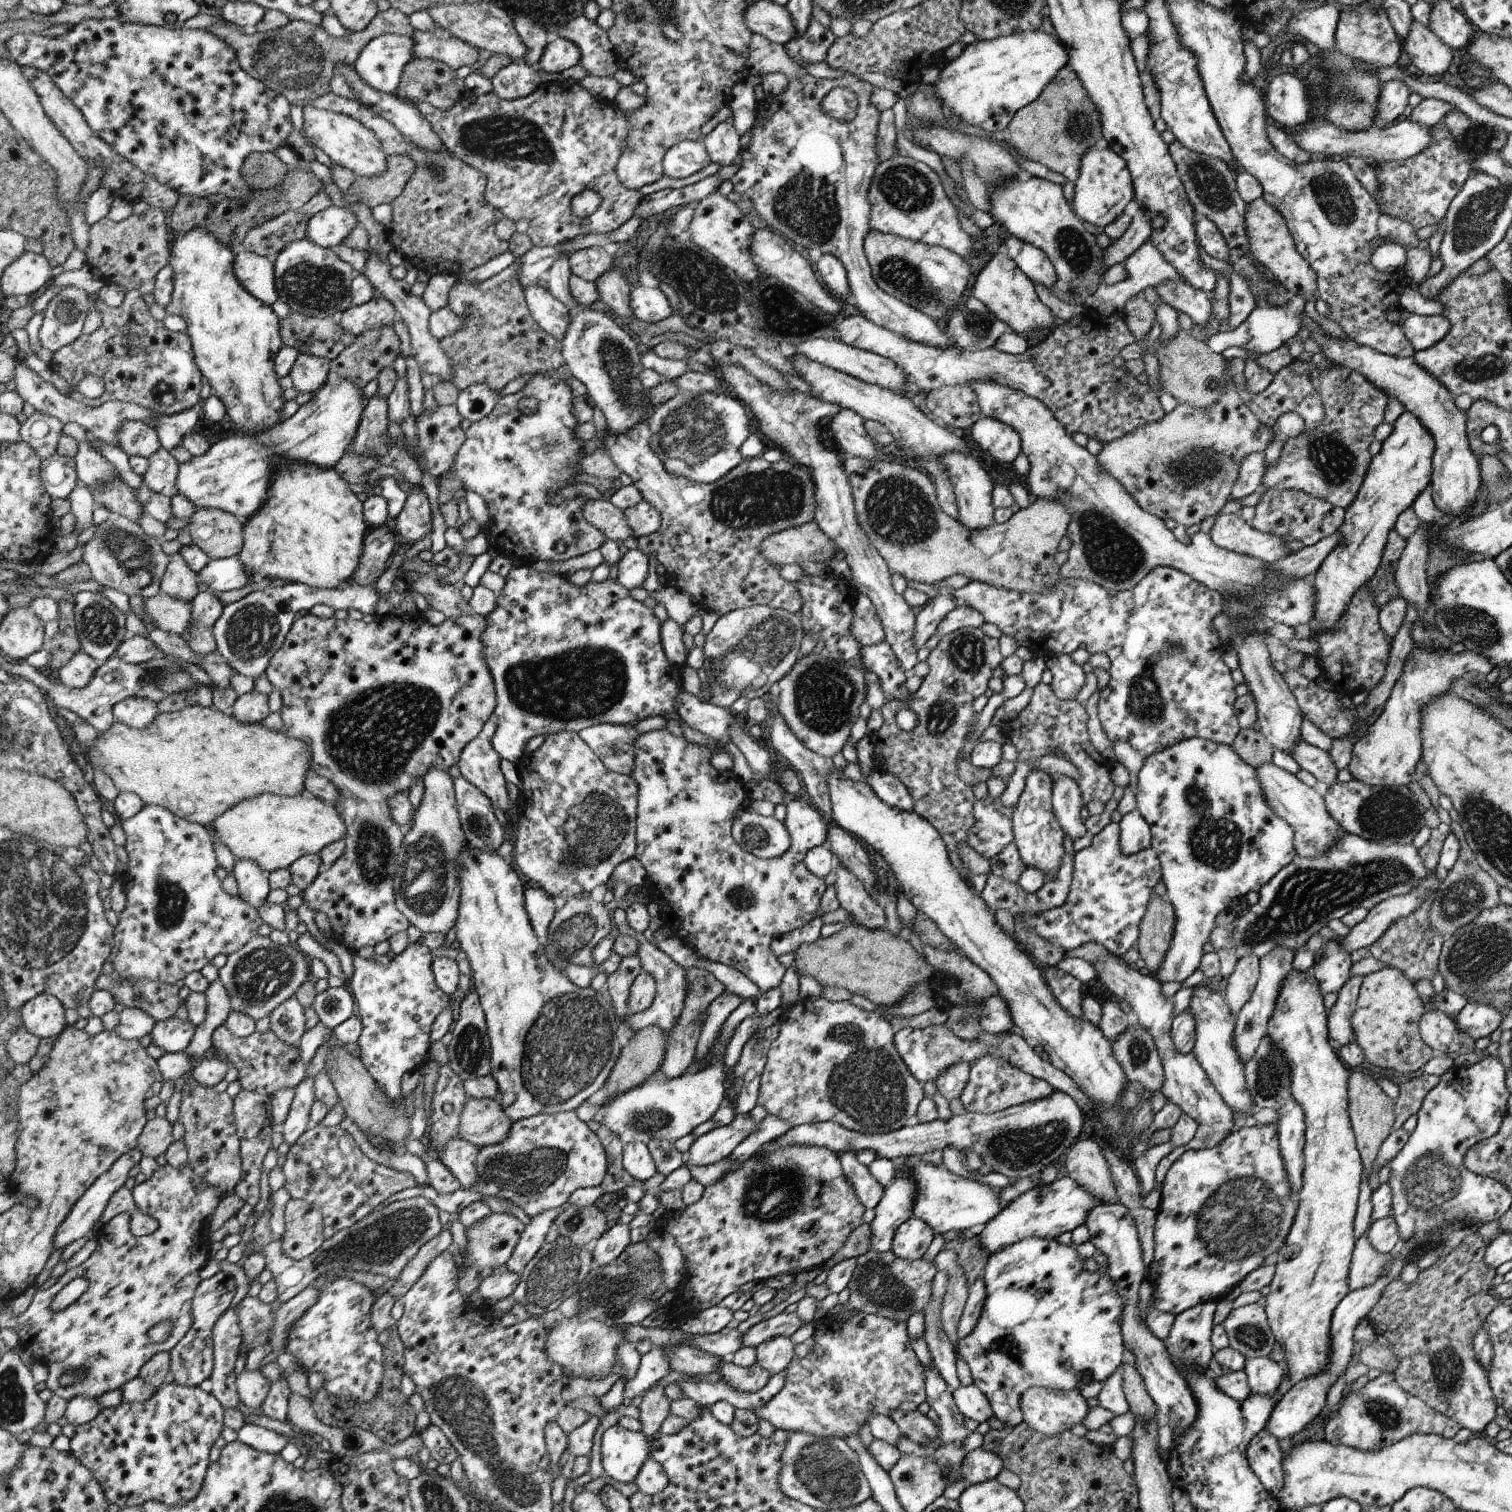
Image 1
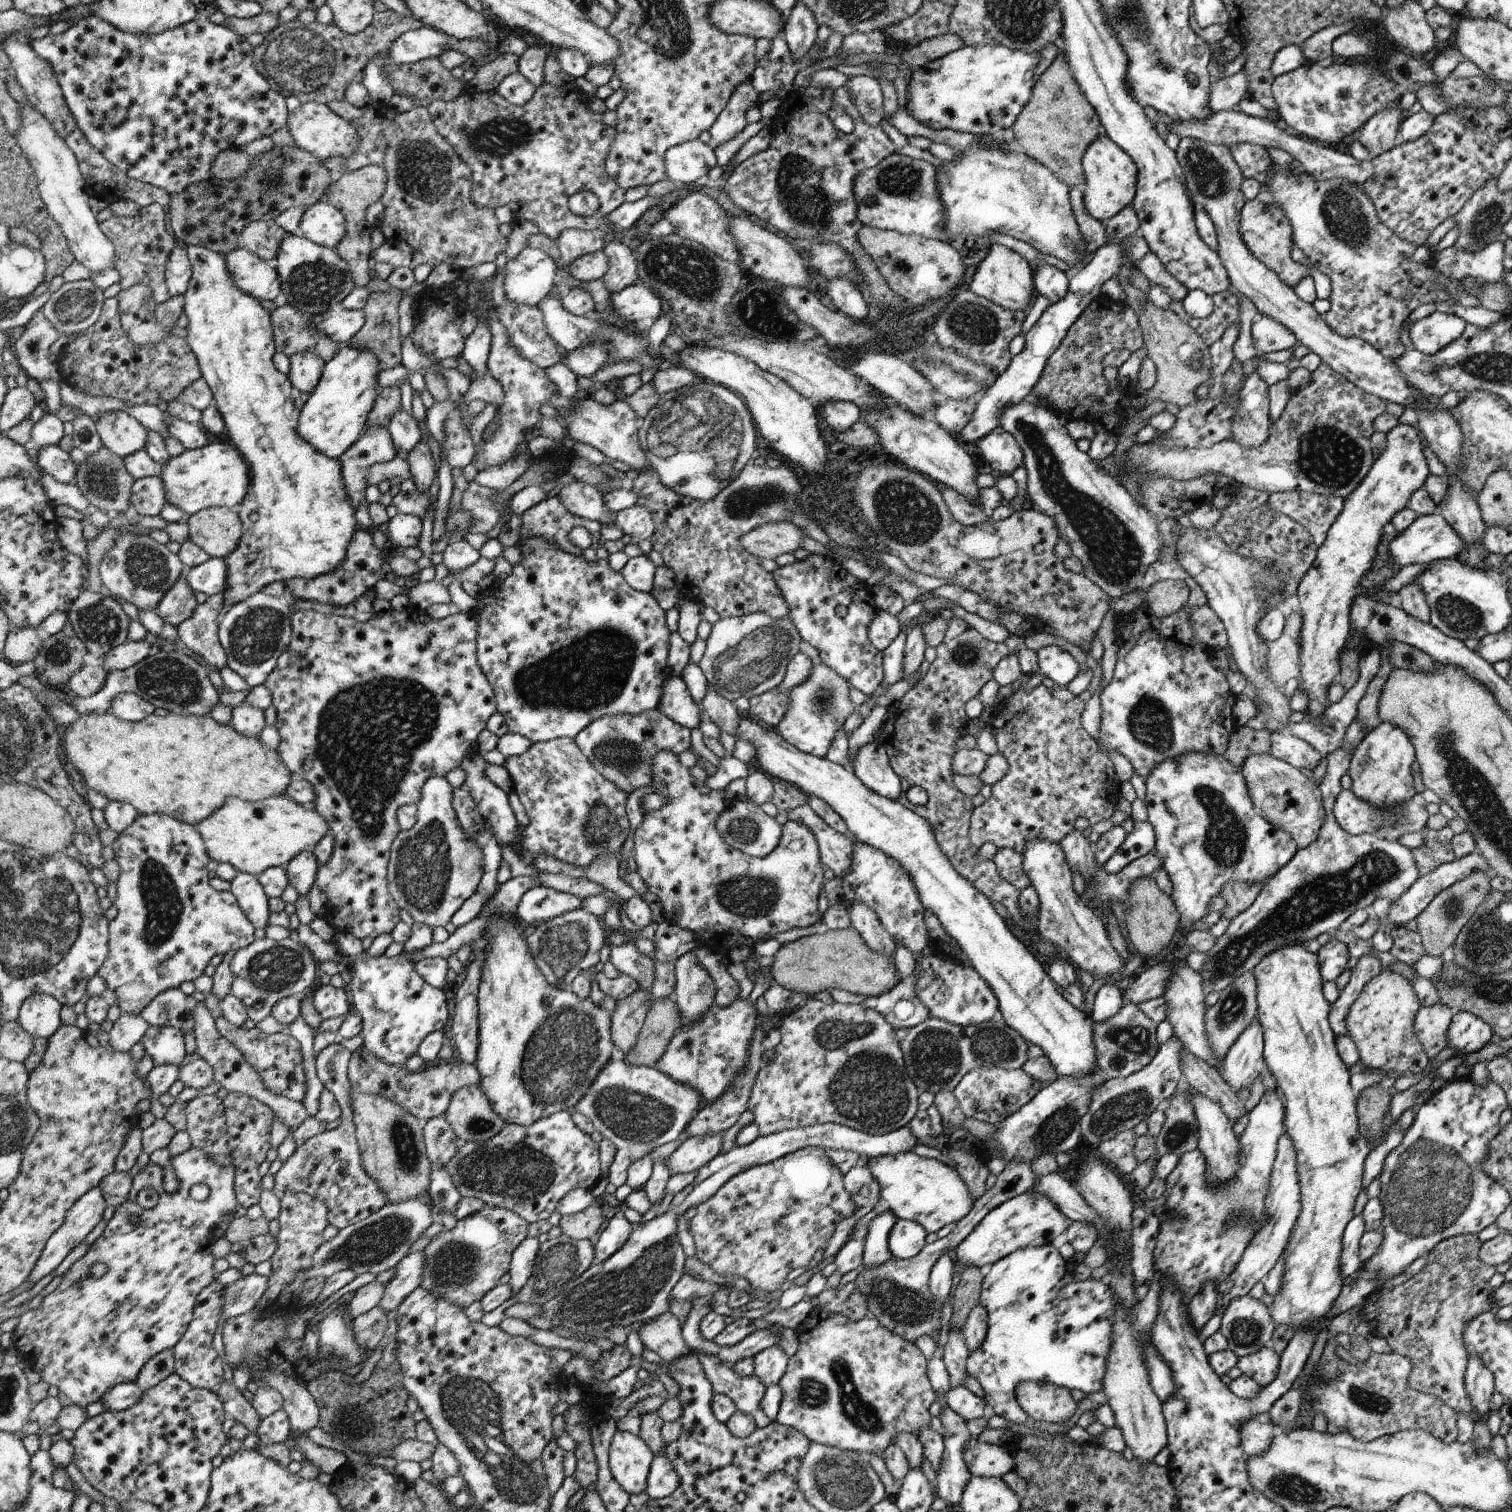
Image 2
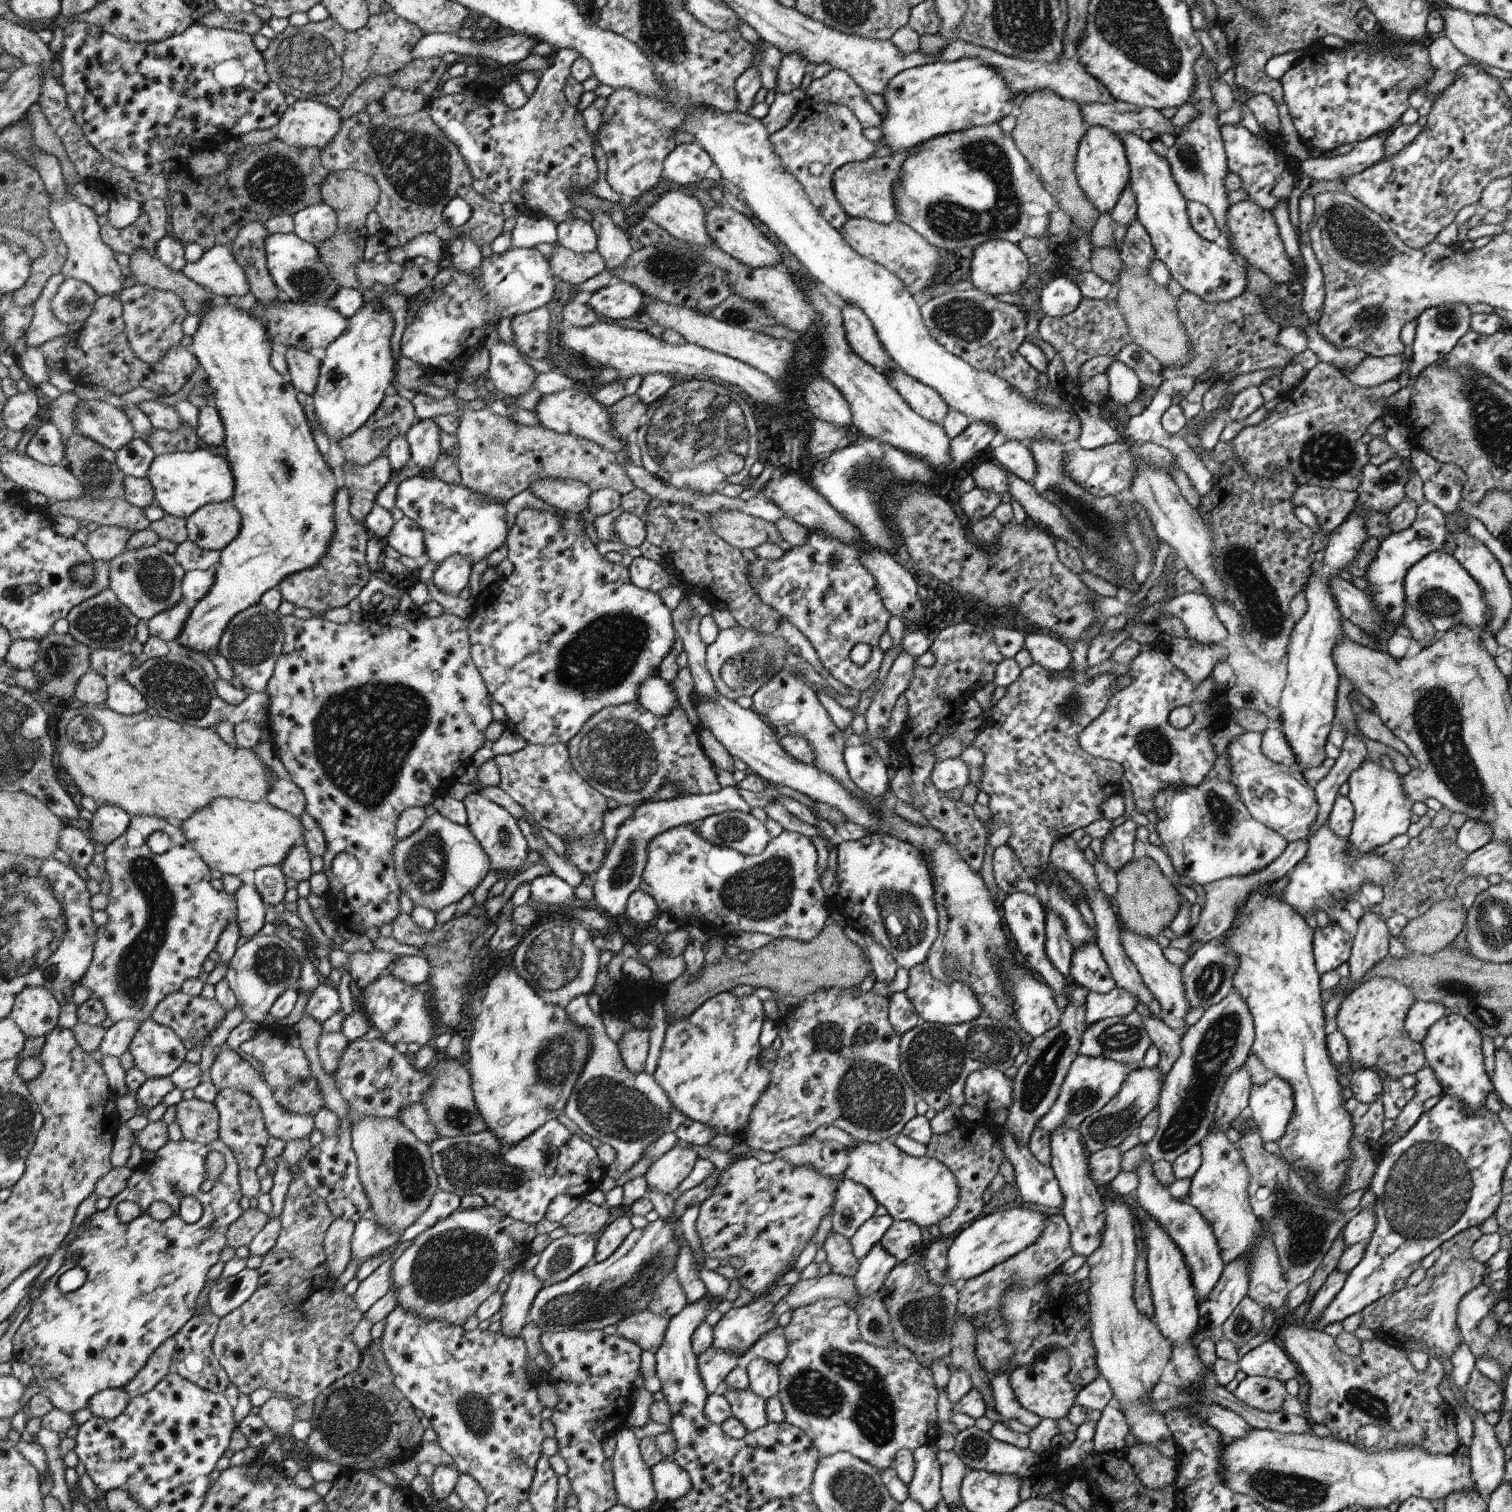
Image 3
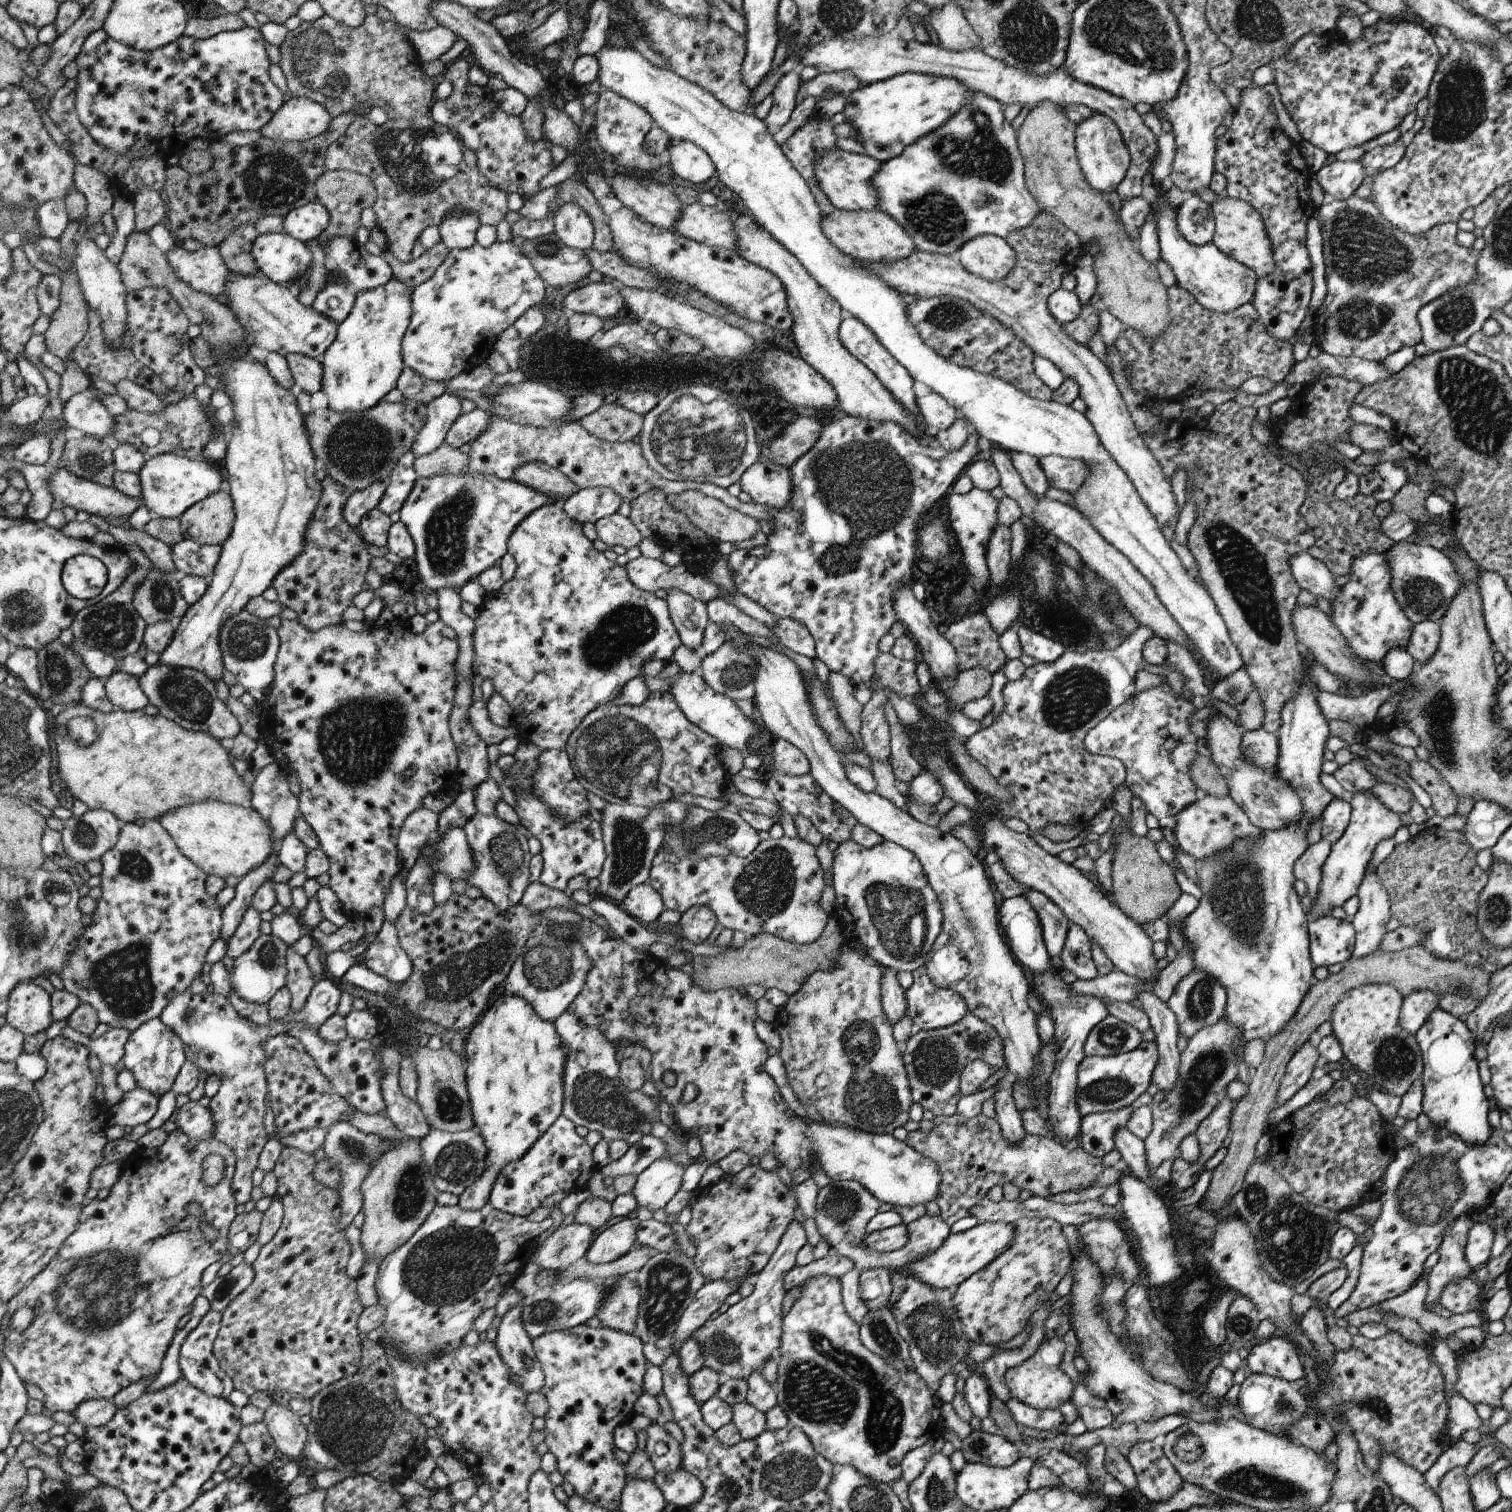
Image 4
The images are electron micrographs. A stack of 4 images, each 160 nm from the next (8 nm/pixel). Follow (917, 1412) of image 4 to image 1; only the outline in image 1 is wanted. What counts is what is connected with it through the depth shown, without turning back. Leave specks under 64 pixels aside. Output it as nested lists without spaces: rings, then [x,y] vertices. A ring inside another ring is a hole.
[[[862,1311],[857,1312],[846,1322],[842,1322],[842,1334],[840,1334],[840,1327],[838,1320],[834,1320],[831,1316],[825,1316],[821,1321],[814,1322],[815,1333],[814,1344],[807,1355],[800,1358],[794,1358],[791,1360],[791,1367],[786,1369],[785,1381],[782,1390],[767,1402],[761,1409],[752,1411],[757,1414],[758,1418],[767,1420],[775,1429],[782,1429],[791,1433],[801,1432],[808,1433],[814,1436],[822,1438],[838,1437],[846,1440],[850,1435],[857,1435],[858,1428],[868,1424],[871,1415],[876,1415],[879,1419],[885,1416],[891,1416],[897,1409],[904,1413],[914,1412],[918,1406],[922,1404],[927,1398],[926,1395],[926,1380],[927,1373],[923,1368],[922,1362],[920,1362],[915,1349],[912,1348],[911,1338],[907,1331],[907,1324],[896,1322],[882,1315],[869,1315]]]

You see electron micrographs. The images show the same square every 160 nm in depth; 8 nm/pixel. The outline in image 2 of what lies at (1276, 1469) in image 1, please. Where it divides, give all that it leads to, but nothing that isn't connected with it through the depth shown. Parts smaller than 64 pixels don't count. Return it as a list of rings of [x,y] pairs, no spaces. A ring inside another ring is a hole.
[[[1267,1417],[1246,1419],[1239,1431],[1242,1448],[1248,1457],[1263,1453],[1276,1436],[1274,1425]]]

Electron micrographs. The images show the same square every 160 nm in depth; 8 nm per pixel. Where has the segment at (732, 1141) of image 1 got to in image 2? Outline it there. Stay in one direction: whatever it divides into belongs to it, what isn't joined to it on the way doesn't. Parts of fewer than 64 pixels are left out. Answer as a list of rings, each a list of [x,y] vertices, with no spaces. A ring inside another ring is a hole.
[[[724,1133],[689,1136],[684,1142],[681,1142],[665,1162],[671,1176],[688,1174],[708,1164],[716,1155],[720,1154],[723,1135]]]

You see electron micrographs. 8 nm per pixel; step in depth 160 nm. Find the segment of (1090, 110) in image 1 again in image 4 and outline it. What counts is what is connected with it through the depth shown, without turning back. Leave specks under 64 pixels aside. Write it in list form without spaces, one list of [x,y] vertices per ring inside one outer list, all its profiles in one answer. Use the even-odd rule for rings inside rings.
[[[1042,101],[1027,115],[1020,126],[1017,141],[1025,164],[1026,188],[1032,193],[1034,200],[1042,211],[1055,216],[1066,226],[1075,232],[1080,238],[1097,242],[1098,253],[1094,256],[1093,271],[1096,274],[1096,291],[1099,295],[1098,304],[1108,310],[1112,316],[1120,320],[1124,328],[1133,328],[1144,336],[1154,338],[1160,336],[1169,325],[1169,298],[1165,287],[1158,276],[1156,264],[1144,258],[1138,249],[1138,241],[1130,238],[1128,228],[1118,218],[1108,201],[1108,195],[1102,194],[1091,184],[1088,184],[1082,172],[1077,152],[1075,149],[1075,125],[1063,112],[1060,105],[1050,101]]]

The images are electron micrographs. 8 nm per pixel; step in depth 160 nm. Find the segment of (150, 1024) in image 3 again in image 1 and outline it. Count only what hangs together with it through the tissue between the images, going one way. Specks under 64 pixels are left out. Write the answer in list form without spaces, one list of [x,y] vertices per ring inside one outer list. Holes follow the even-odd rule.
[[[178,1017],[158,1021],[150,1036],[151,1043],[162,1048],[165,1053],[179,1053],[186,1050],[195,1036],[195,1028],[190,1021],[183,1022]]]

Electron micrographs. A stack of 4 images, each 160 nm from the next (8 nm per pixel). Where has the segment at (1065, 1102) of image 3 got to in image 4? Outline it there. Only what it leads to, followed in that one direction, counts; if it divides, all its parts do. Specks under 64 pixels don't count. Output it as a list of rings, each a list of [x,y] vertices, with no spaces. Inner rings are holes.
[[[1142,1041],[1140,1047],[1127,1053],[1099,1057],[1084,1057],[1078,1067],[1077,1103],[1081,1116],[1088,1113],[1101,1114],[1130,1107],[1132,1102],[1146,1091],[1151,1084],[1153,1070],[1157,1065],[1159,1052],[1155,1041]]]

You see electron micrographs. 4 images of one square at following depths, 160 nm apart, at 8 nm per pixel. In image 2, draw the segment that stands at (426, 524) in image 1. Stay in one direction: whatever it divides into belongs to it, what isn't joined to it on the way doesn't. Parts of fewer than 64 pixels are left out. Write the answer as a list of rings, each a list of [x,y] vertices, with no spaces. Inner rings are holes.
[[[420,439],[417,445],[407,454],[411,479],[415,482],[419,491],[428,491],[438,471],[434,465],[432,450],[424,439]],[[398,512],[387,522],[384,531],[394,546],[400,548],[418,546],[420,532],[422,532],[422,519],[416,515]]]

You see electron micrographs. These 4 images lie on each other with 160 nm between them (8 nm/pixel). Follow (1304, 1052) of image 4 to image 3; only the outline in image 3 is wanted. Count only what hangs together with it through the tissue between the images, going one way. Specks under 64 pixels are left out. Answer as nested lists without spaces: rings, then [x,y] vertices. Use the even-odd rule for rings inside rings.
[[[1271,1076],[1262,1086],[1254,1085],[1249,1094],[1247,1111],[1255,1120],[1259,1134],[1263,1141],[1276,1141],[1283,1136],[1288,1120],[1294,1112],[1294,1093],[1291,1084],[1282,1077]]]

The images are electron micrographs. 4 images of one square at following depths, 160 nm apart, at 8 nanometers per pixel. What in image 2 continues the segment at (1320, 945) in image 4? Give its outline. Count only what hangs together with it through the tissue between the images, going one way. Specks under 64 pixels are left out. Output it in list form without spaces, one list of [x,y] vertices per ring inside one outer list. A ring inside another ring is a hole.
[[[1333,934],[1326,944],[1317,952],[1319,969],[1324,982],[1334,981],[1346,968],[1349,959],[1349,948],[1338,936]]]

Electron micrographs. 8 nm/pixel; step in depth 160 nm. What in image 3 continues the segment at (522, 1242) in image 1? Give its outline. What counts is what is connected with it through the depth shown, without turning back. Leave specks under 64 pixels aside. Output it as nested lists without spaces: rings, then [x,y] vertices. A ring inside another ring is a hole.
[[[525,1262],[513,1272],[509,1280],[509,1287],[503,1295],[501,1306],[501,1331],[507,1337],[520,1337],[522,1328],[530,1320],[528,1311],[538,1291],[544,1286],[543,1282],[533,1271],[523,1270]]]

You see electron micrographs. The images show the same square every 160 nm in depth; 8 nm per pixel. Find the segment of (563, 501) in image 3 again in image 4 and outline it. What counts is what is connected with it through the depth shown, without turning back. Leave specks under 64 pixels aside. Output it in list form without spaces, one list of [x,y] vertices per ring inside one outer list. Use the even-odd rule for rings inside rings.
[[[540,461],[525,462],[513,470],[512,480],[550,495],[554,500],[566,500],[573,495],[575,484],[560,469]]]

